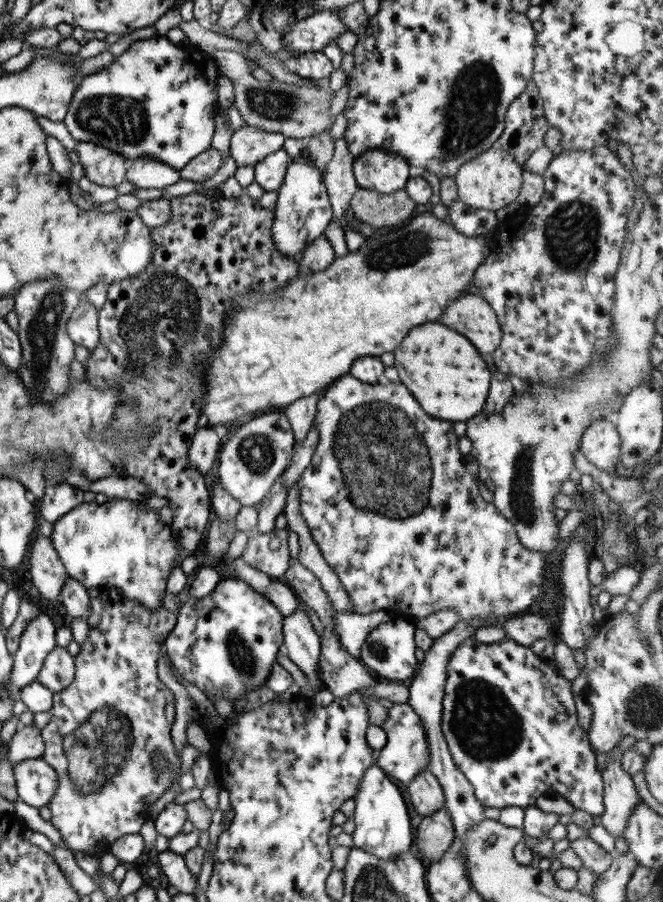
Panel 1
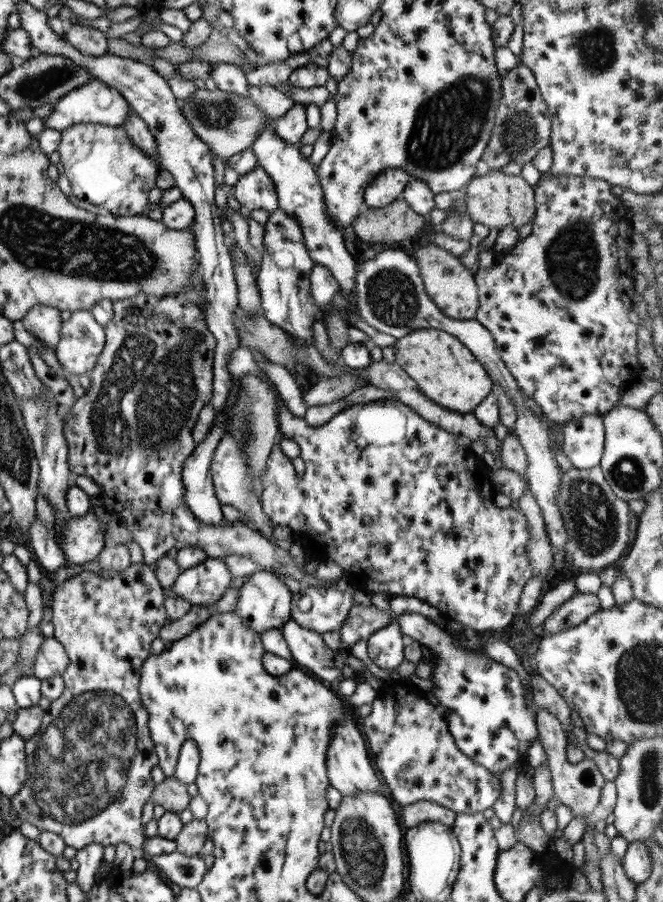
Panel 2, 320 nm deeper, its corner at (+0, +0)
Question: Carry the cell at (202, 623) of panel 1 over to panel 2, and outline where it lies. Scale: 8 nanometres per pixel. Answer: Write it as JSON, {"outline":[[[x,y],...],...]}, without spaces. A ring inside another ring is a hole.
{"outline":[[[261,570],[254,572],[239,588],[239,597],[233,612],[241,619],[242,623],[252,628],[256,635],[260,636],[260,632],[268,628],[279,629],[284,622],[290,619],[292,593],[274,573]]]}

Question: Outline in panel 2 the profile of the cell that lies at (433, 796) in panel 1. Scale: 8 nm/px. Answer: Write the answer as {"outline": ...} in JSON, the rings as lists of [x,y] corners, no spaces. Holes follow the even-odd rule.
{"outline":[[[419,801],[401,808],[401,822],[407,829],[423,822],[440,823],[451,827],[456,813],[430,801]]]}

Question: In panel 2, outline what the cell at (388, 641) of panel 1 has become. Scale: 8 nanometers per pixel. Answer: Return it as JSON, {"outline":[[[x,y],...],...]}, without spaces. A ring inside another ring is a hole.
{"outline":[[[393,622],[372,632],[366,640],[366,653],[379,668],[392,670],[403,660],[403,643],[398,625]]]}

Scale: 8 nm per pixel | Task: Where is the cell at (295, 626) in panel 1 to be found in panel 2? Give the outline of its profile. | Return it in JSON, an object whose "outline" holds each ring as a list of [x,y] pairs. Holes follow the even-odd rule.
{"outline":[[[293,619],[280,626],[292,663],[322,683],[330,683],[341,674],[345,653],[327,647],[318,632],[298,625]]]}

